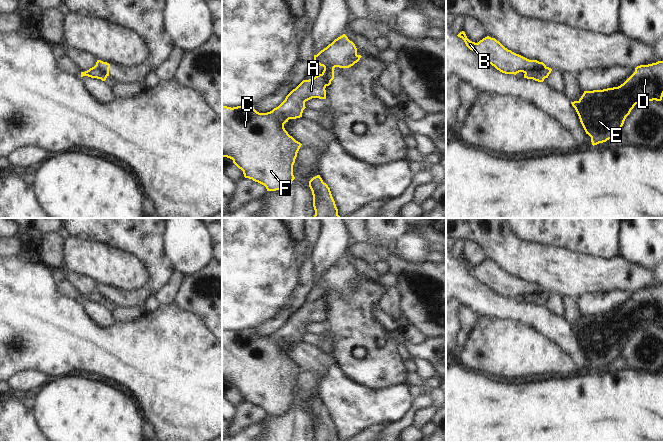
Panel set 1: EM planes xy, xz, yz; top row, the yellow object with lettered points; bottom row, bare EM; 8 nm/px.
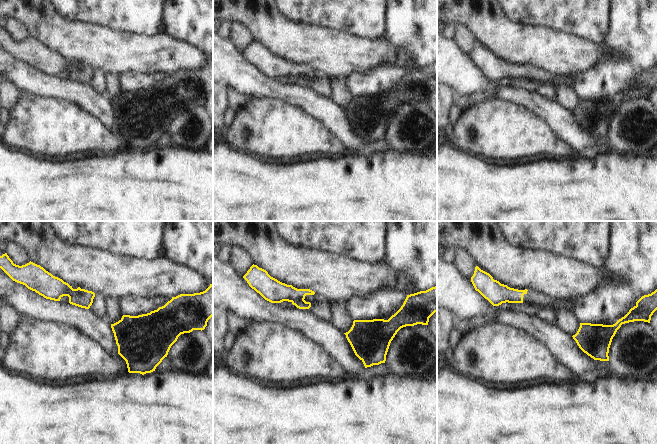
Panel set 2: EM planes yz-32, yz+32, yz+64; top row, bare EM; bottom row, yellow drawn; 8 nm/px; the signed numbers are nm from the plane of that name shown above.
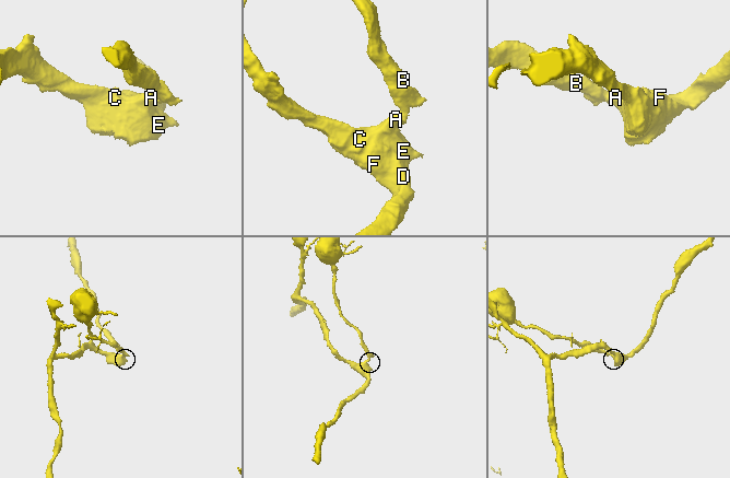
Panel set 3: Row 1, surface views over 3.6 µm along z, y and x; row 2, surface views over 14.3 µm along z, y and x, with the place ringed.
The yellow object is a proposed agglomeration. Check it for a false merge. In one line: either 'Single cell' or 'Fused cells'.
Fused cells

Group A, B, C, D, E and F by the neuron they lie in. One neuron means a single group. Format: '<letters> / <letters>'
A C D E F / B

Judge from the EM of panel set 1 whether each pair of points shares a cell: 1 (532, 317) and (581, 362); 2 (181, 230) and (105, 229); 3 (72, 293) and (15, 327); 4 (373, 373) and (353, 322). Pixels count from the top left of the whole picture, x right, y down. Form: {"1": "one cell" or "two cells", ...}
{"1": "one cell", "2": "two cells", "3": "two cells", "4": "one cell"}

